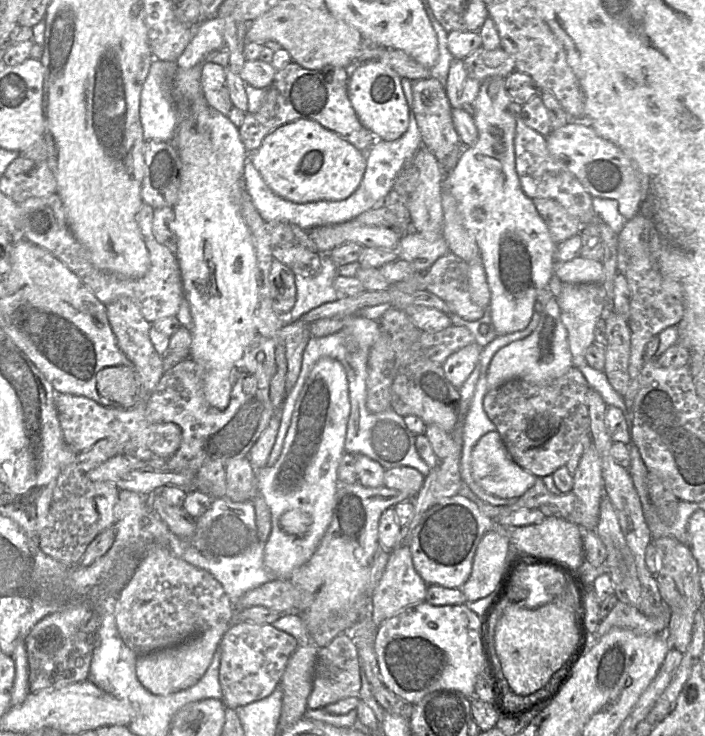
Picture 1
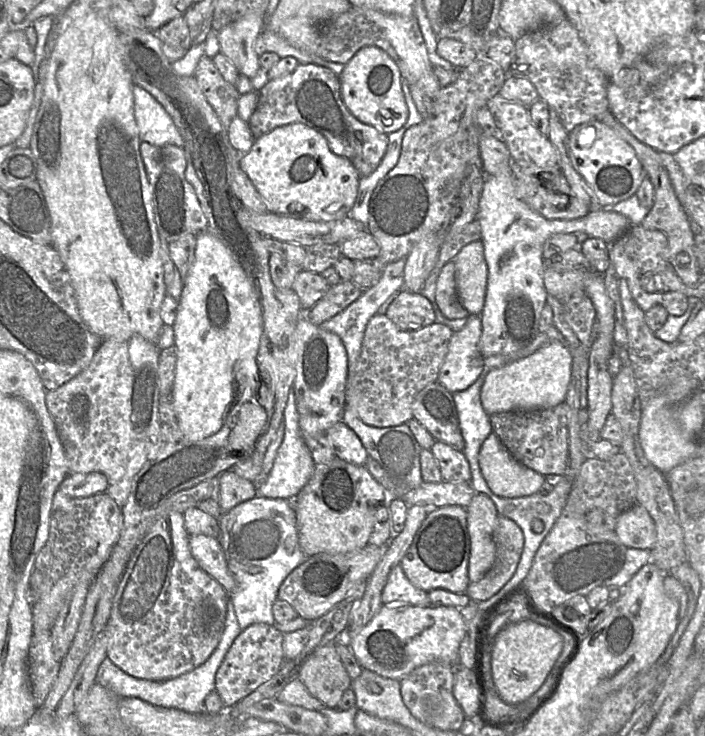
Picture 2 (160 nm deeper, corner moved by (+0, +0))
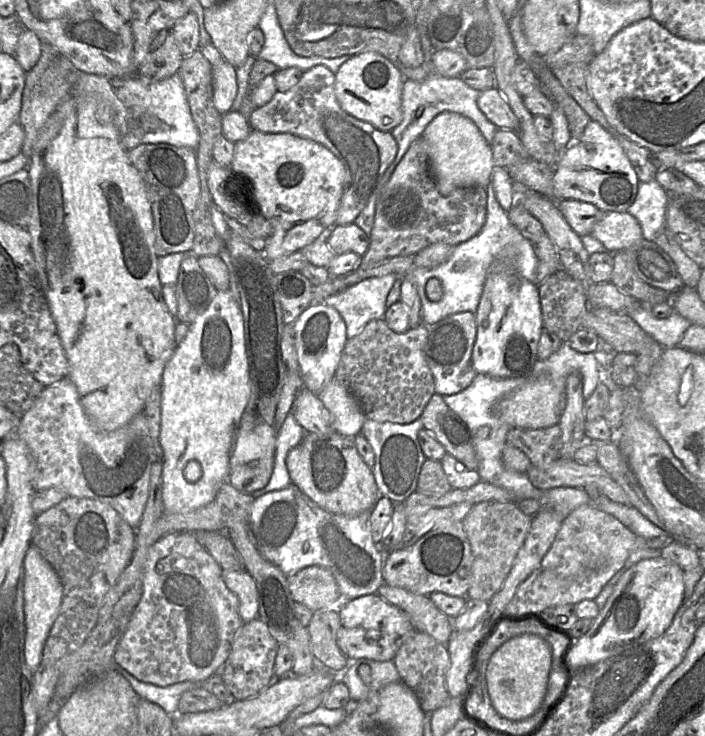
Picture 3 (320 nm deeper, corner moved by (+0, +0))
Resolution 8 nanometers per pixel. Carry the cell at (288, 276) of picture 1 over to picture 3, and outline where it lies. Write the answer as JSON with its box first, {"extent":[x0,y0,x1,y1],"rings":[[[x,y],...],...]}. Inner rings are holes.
{"extent":[230,130,346,260],"rings":[[[252,130],[245,140],[238,141],[234,144],[234,156],[230,168],[232,169],[232,173],[236,173],[236,178],[241,178],[247,183],[249,192],[247,192],[246,188],[246,196],[237,197],[235,200],[241,202],[242,204],[248,205],[252,209],[261,213],[272,226],[273,231],[271,235],[266,238],[263,249],[263,254],[268,260],[273,260],[281,256],[300,251],[302,248],[311,244],[317,239],[327,239],[327,234],[335,225],[337,210],[345,184],[346,171],[343,163],[326,147],[312,140],[301,138],[289,133],[262,133],[256,130]]]}

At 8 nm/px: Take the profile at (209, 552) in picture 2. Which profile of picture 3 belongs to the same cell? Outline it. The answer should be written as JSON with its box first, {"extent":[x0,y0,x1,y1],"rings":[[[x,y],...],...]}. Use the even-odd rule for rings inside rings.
{"extent":[222,570,258,622],"rings":[[[222,570],[226,587],[238,600],[238,614],[243,622],[258,617],[258,592],[254,579],[245,570]]]}

